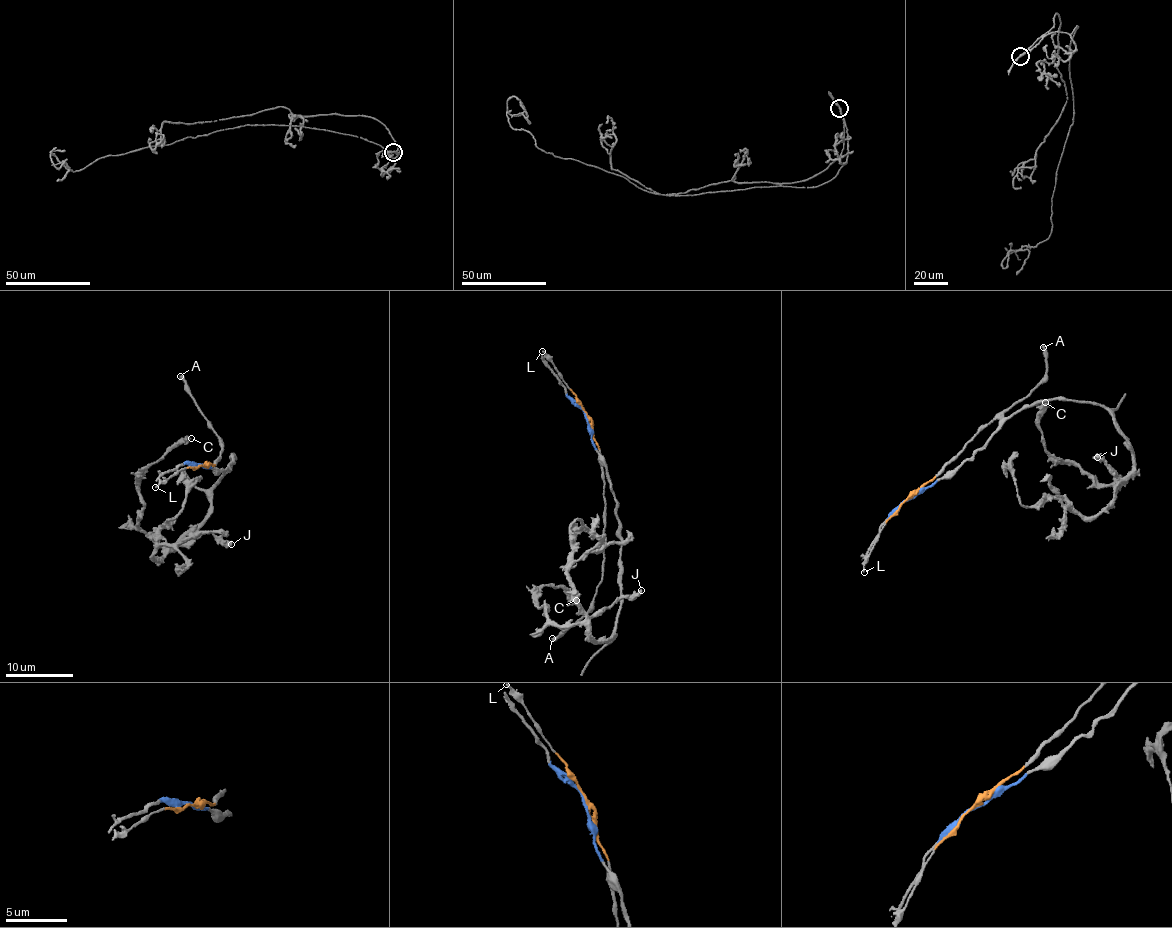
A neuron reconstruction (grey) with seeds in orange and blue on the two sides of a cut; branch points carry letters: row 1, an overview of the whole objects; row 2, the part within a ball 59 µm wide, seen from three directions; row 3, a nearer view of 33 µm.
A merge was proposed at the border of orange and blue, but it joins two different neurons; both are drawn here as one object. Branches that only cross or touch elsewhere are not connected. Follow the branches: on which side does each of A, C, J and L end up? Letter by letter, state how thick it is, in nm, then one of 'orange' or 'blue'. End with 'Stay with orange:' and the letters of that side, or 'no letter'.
A: calibre 340 nm; orange
C: calibre 400 nm; blue
J: calibre 400 nm; blue
L: calibre 130 nm; orange
Stay with orange: A, L

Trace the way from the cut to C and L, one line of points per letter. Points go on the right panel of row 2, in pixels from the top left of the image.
C: (910, 498), (1053, 399), (1104, 406), (1133, 454), (1125, 484), (1053, 458), (1046, 402)
L: (910, 498), (882, 528), (863, 572)

